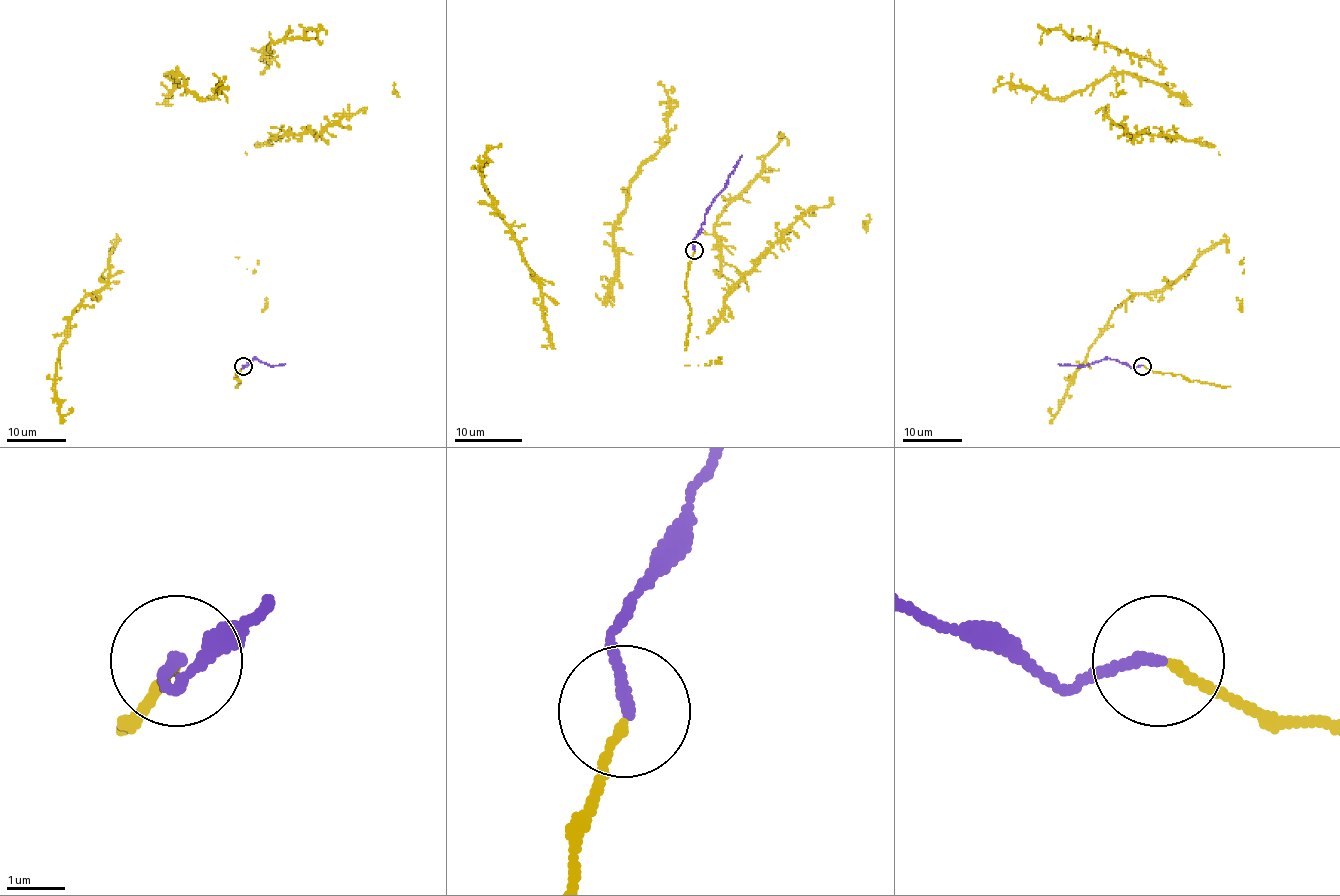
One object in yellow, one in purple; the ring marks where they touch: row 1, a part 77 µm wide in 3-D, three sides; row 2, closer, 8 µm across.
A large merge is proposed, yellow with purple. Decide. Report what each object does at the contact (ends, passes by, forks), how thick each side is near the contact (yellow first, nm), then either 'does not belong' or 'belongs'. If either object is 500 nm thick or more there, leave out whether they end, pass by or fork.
yellow ends | purple ends | 160/190 nm | belongs

